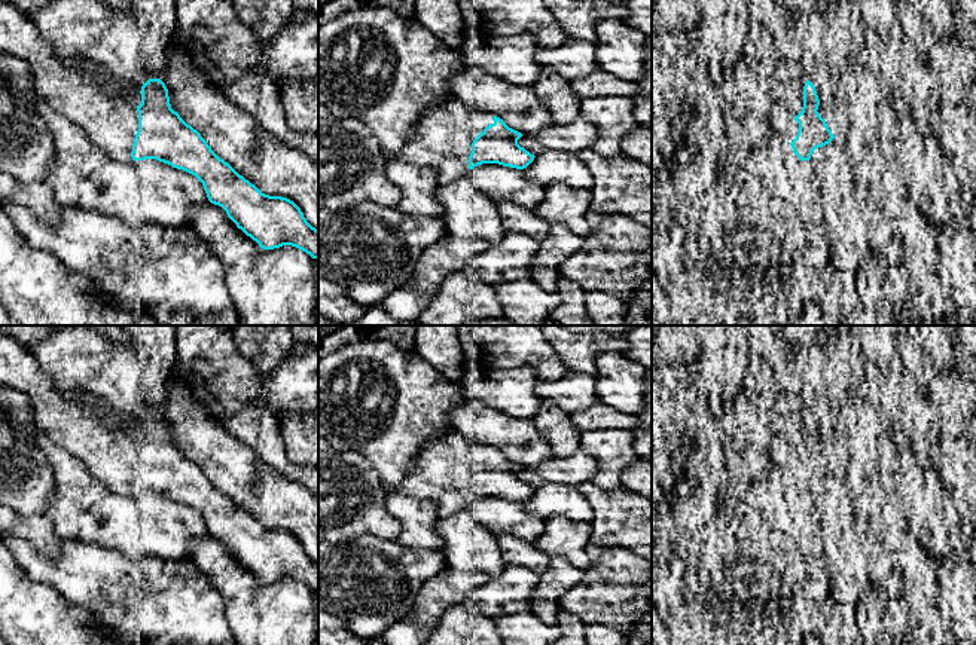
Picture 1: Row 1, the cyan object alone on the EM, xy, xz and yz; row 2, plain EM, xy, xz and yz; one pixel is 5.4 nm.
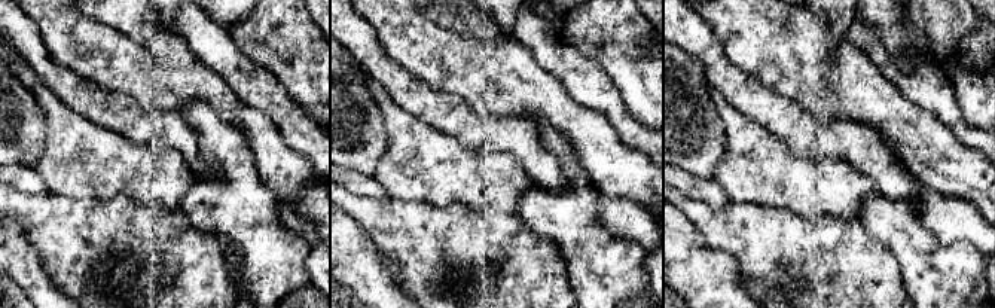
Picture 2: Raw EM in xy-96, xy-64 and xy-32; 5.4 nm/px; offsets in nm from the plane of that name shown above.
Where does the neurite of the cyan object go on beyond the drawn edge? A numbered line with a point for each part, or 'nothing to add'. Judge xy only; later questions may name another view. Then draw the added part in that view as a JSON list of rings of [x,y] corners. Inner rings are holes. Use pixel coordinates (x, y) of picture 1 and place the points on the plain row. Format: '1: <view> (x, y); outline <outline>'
1: xy (110, 454); outline [[[0,336],[0,385],[27,395],[37,430],[85,464],[97,480],[116,493],[132,493],[131,484],[138,464],[138,444],[131,434],[134,424],[110,427],[94,412],[91,397],[73,401],[64,398],[28,349],[9,336]]]

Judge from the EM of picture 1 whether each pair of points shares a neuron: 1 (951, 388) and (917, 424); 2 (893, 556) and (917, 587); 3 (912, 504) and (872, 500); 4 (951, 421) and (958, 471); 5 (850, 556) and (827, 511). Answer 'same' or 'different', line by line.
1: different
2: same
3: different
4: different
5: same

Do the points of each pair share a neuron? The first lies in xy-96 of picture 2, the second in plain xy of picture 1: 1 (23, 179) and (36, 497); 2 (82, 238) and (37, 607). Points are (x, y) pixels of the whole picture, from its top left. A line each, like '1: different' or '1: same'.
1: different
2: different

